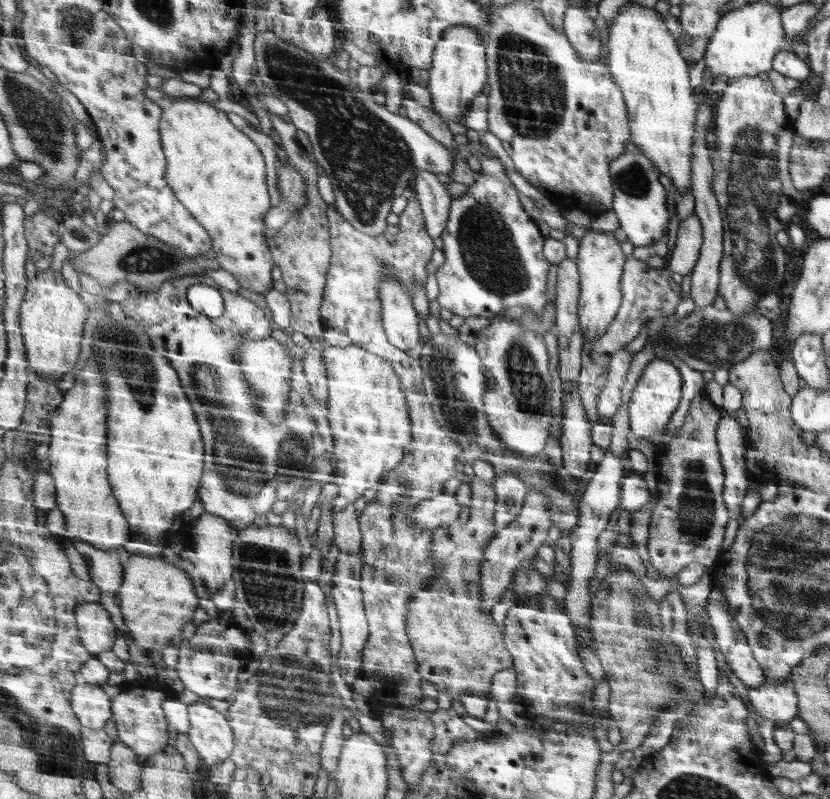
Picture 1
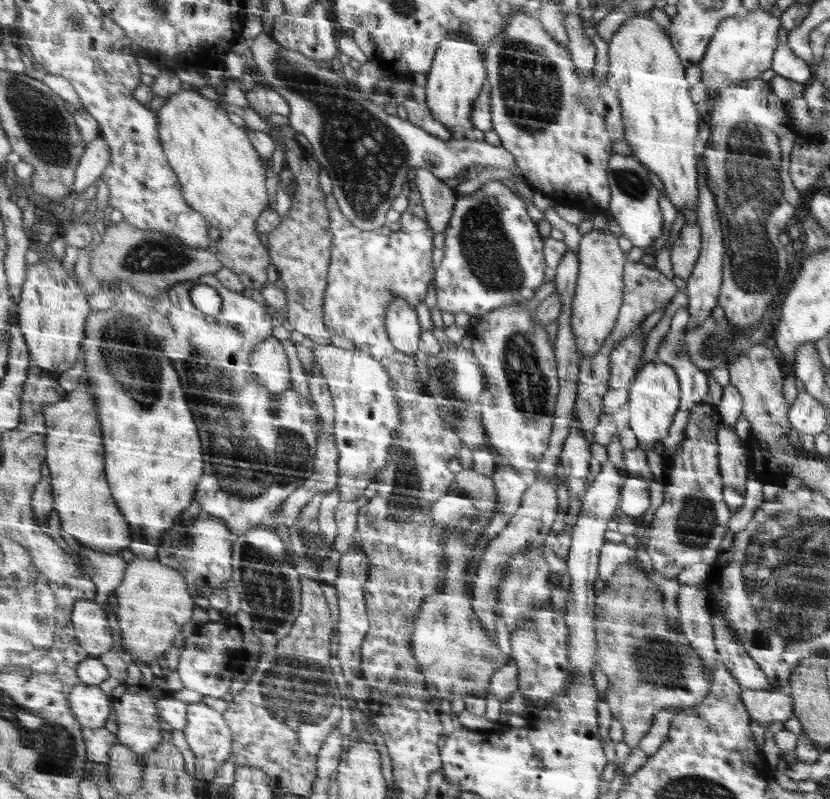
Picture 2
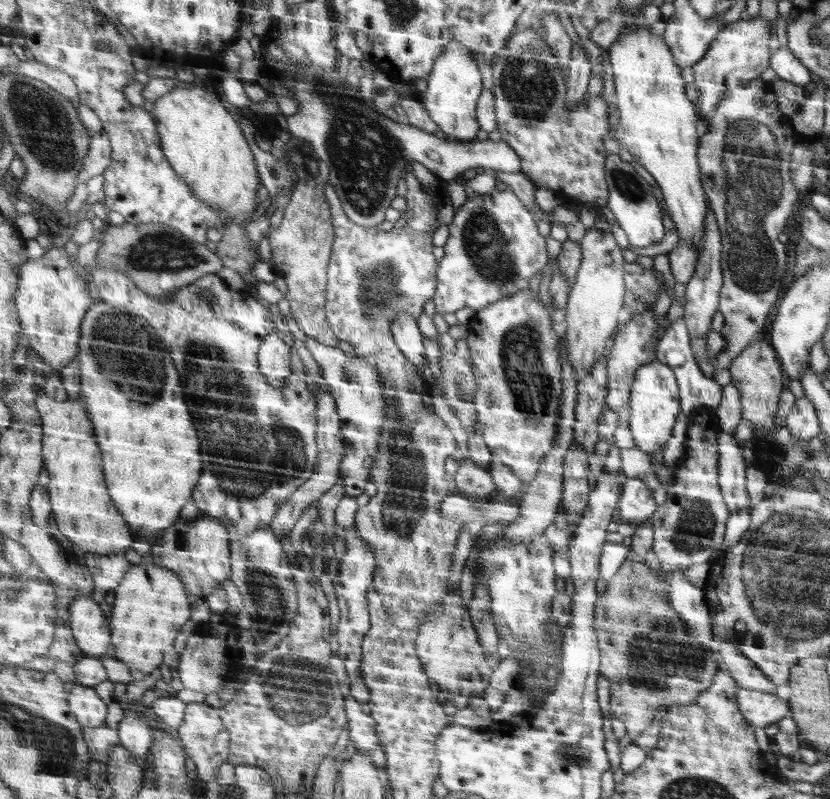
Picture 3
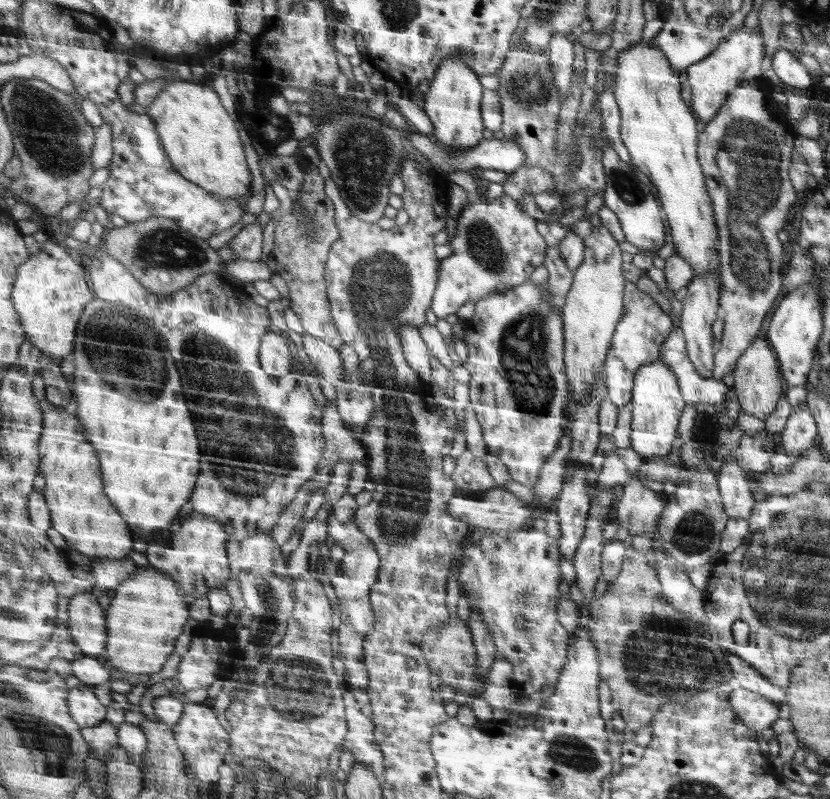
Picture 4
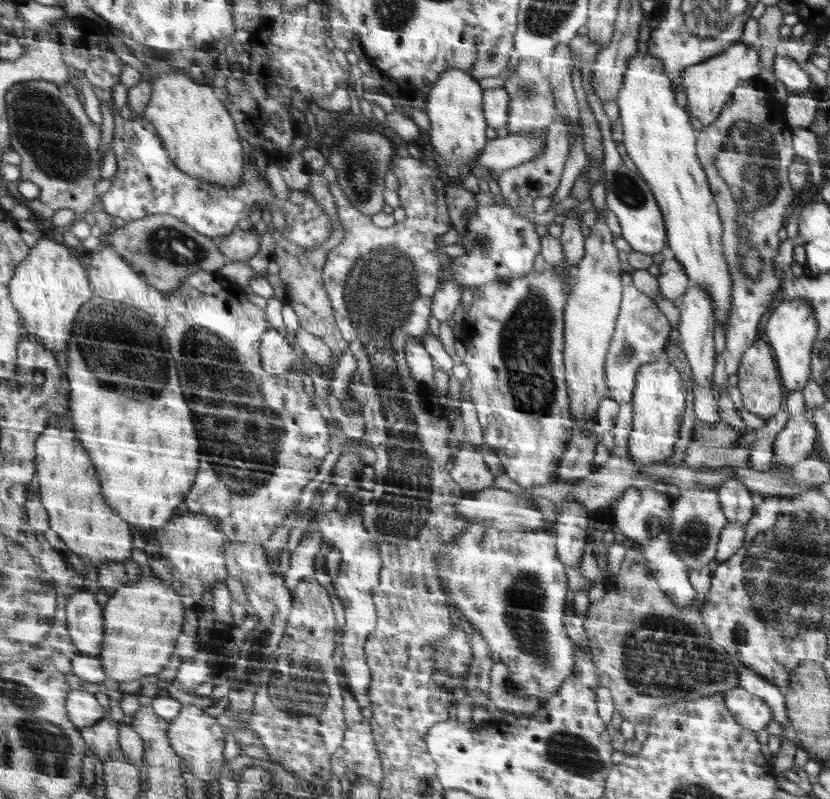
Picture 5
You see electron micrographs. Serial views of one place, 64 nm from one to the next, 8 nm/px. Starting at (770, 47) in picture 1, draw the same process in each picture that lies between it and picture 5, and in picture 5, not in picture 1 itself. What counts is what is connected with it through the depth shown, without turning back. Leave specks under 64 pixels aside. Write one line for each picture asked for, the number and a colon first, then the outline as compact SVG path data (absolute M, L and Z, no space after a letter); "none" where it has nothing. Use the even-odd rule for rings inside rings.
2: M753 8L747 16L729 16L721 20L717 32L709 40L709 48L699 62L701 68L701 84L723 90L741 82L749 82L759 78L763 72L771 70L773 54L779 48L777 32L781 30L781 20L775 18L765 8Z
3: M759 14L749 20L737 20L723 26L717 34L701 62L693 66L693 84L699 88L699 114L711 116L713 108L721 102L721 94L737 88L739 84L757 80L767 68L771 60L771 52L775 48L775 36L771 34L773 22L761 18Z
4: M741 24L735 30L731 30L705 60L697 62L695 66L689 66L689 70L683 72L691 86L693 114L697 114L703 124L711 122L717 110L721 110L725 98L729 98L729 94L733 94L733 90L737 90L739 84L761 80L763 58L765 58L765 42L761 38L759 26L749 30L745 24Z
5: M739 38L725 52L715 54L713 58L707 58L705 62L699 62L697 66L687 68L681 76L681 82L685 86L685 96L687 96L687 112L693 118L697 118L703 126L717 122L717 116L721 114L721 110L733 96L733 90L737 90L737 86L741 82L759 80L759 74L761 74L759 60L761 60L761 56L759 56L757 44L753 46L753 44L745 42L743 38Z

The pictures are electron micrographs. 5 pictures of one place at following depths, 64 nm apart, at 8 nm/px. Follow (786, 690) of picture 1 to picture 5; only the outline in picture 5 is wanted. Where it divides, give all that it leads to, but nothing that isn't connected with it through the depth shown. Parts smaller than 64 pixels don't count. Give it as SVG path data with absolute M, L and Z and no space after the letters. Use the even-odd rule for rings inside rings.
M735 686L733 690L725 692L725 706L735 716L737 724L747 730L763 730L769 722L773 722L773 710L767 702L759 700L757 696L741 690Z

